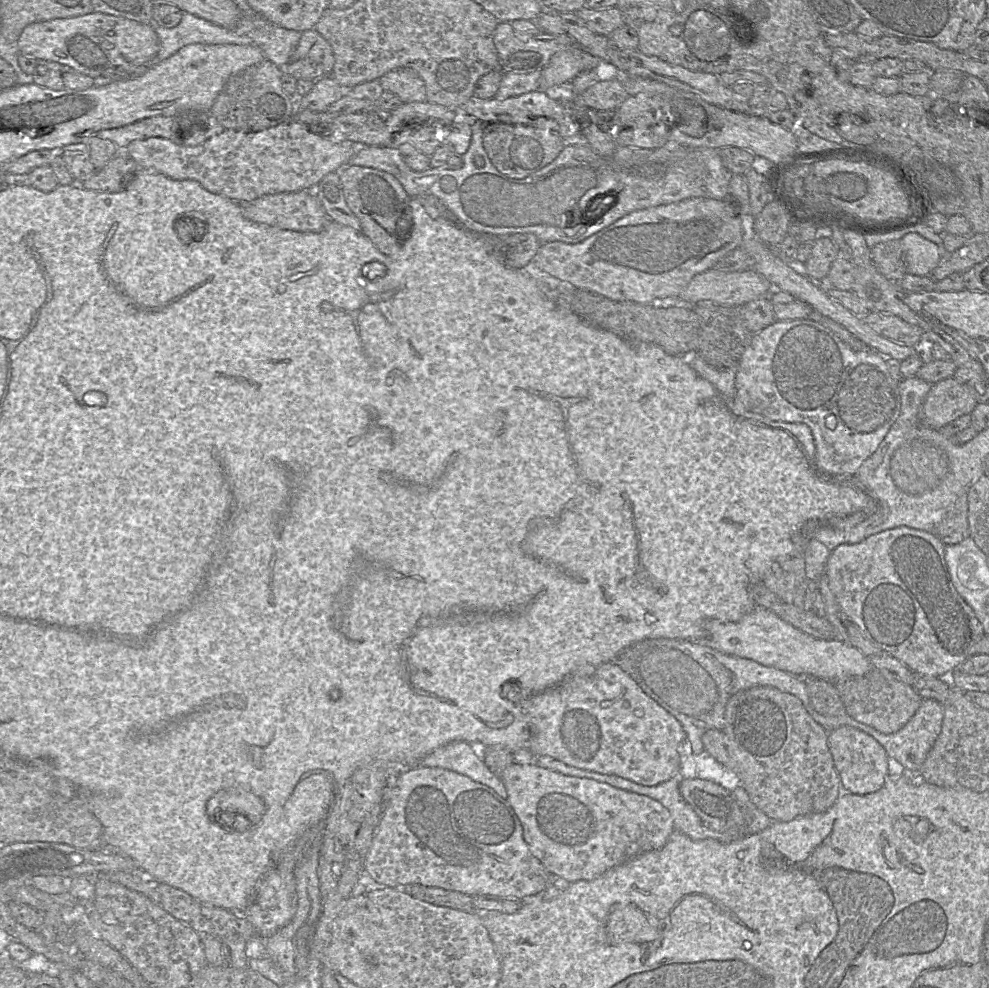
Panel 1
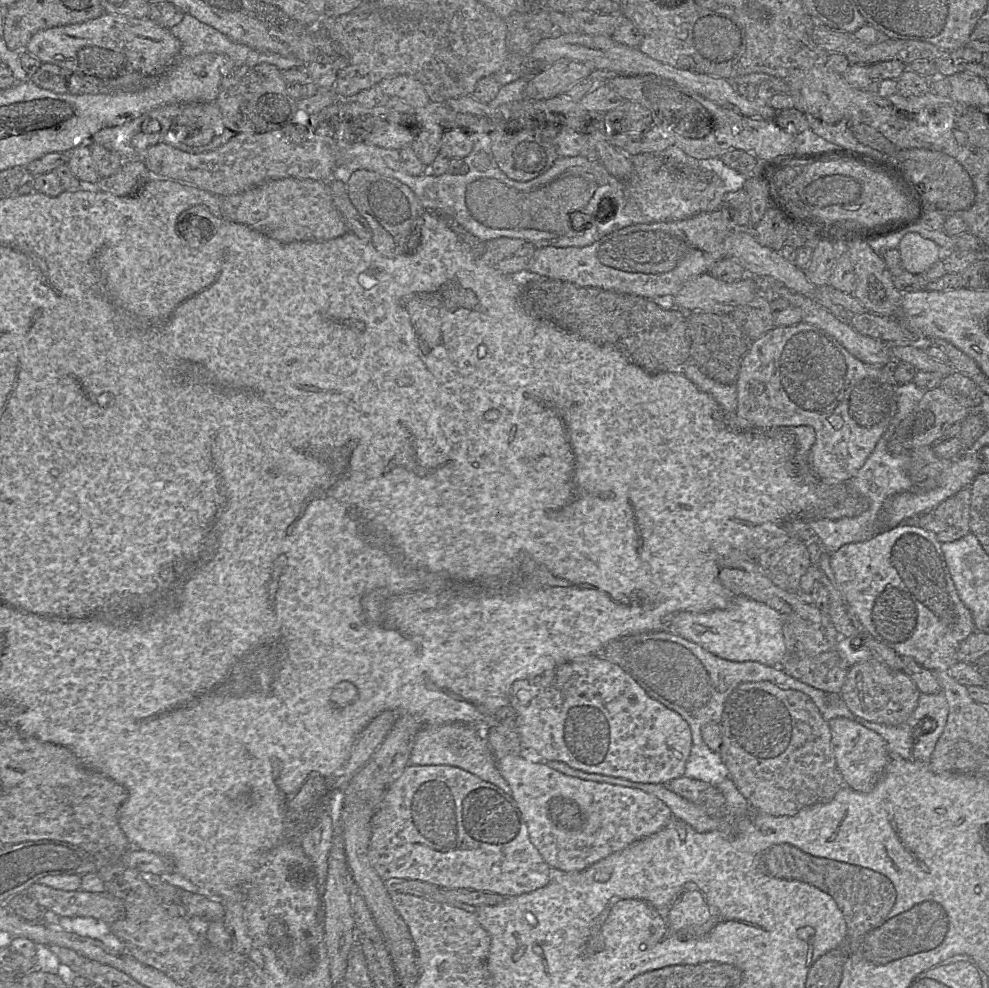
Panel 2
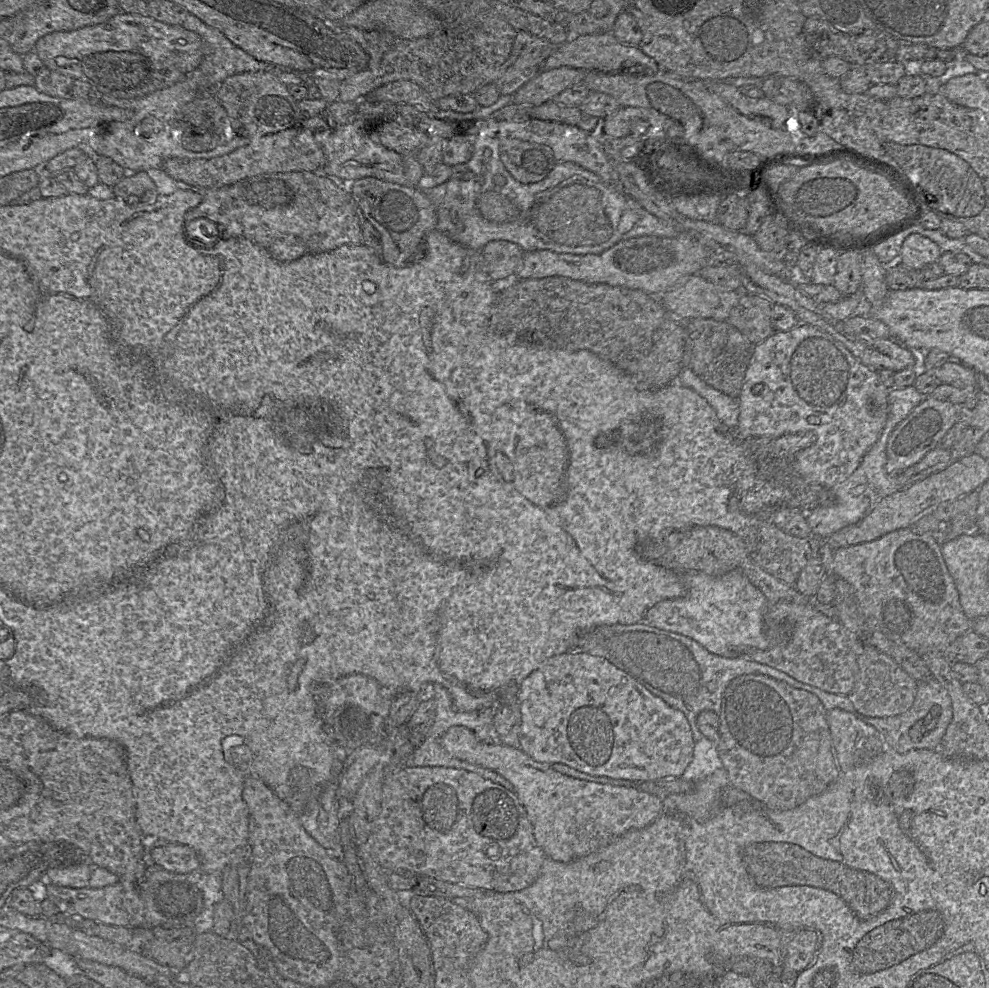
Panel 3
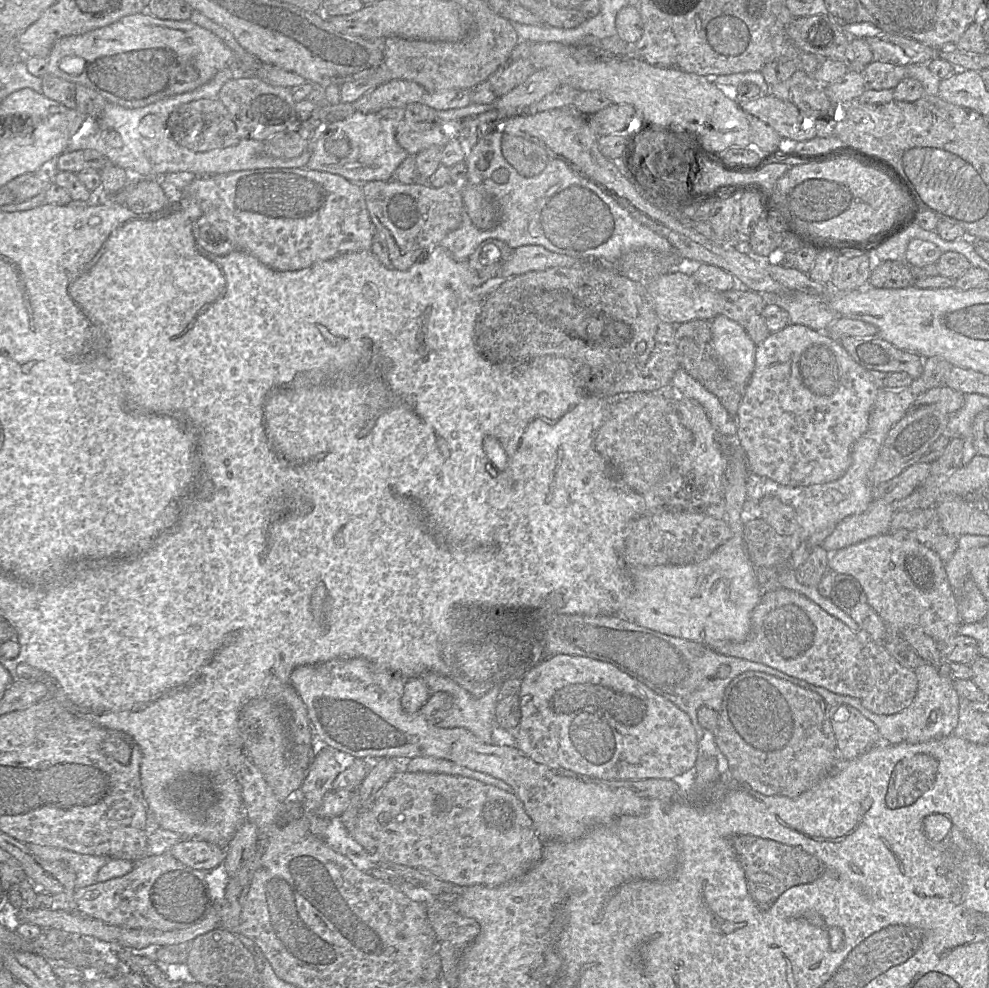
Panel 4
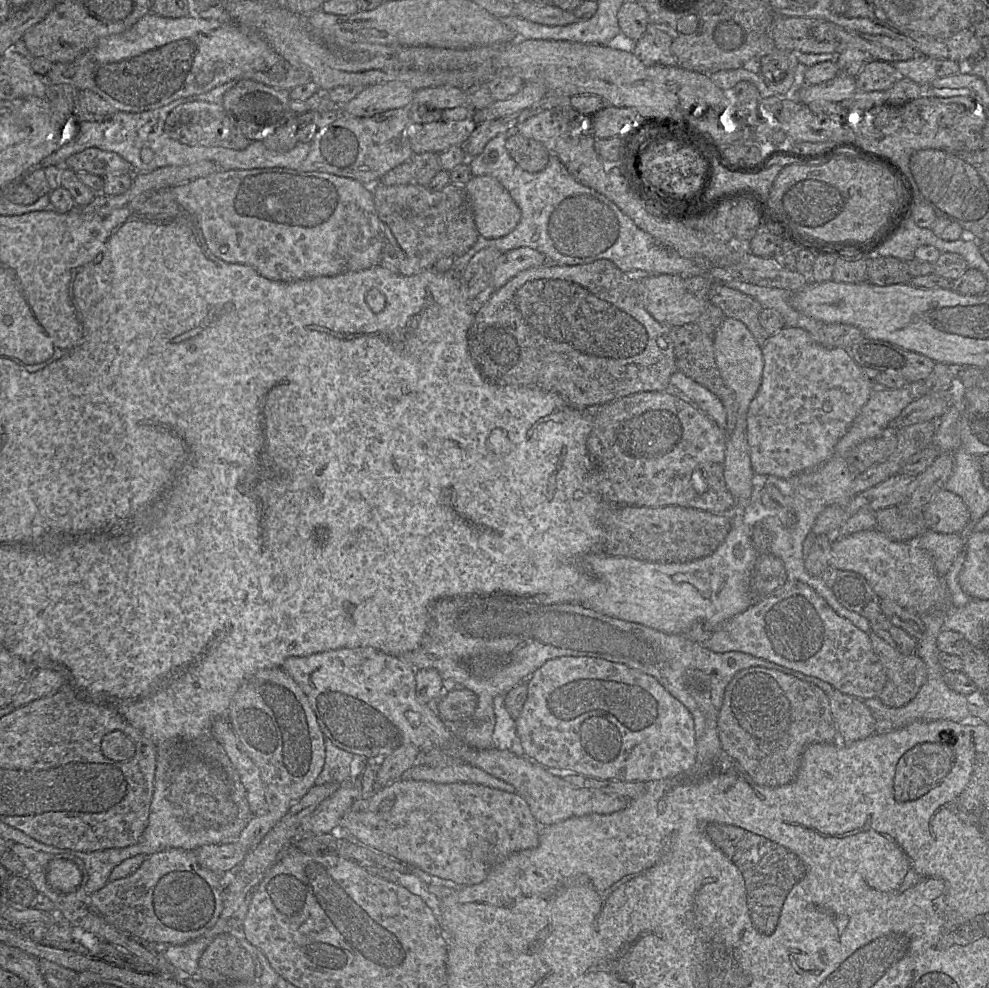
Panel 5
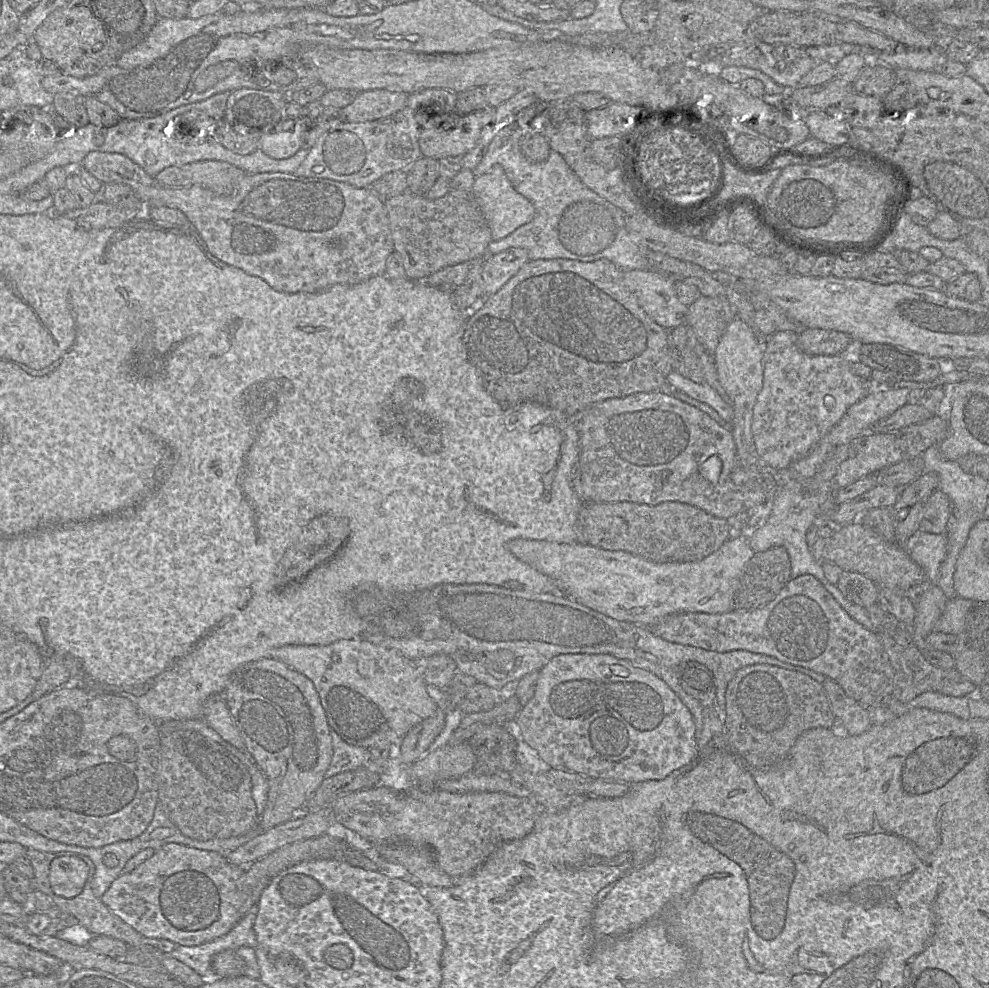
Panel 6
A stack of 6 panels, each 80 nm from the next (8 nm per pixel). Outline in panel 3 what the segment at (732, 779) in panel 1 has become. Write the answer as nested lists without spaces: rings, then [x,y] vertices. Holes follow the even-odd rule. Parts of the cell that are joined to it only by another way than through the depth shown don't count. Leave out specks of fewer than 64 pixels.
[[[702,737],[695,743],[693,758],[681,778],[695,784],[711,775],[715,770],[722,768],[717,744],[713,744],[706,737]]]

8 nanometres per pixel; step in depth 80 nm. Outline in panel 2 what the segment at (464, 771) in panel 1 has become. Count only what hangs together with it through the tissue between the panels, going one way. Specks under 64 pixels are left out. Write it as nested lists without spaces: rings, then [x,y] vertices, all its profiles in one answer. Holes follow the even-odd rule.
[[[453,723],[440,726],[425,726],[418,733],[410,757],[411,765],[447,765],[469,772],[481,780],[491,783],[507,794],[511,789],[498,771],[495,758],[489,748],[487,727]]]

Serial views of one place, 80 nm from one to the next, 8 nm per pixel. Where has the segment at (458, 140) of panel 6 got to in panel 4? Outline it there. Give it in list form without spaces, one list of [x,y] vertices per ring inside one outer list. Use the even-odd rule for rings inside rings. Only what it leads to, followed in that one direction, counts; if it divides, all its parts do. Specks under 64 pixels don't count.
[[[406,121],[398,126],[396,132],[396,141],[412,156],[433,146],[444,147],[453,137],[455,136],[445,134],[439,126],[426,130],[413,130],[412,125]]]

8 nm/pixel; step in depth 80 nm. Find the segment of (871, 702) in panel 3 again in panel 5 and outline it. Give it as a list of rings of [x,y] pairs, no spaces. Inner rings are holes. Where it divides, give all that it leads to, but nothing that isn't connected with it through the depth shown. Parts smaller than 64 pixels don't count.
[[[874,632],[869,633],[874,653],[886,676],[878,699],[886,706],[898,708],[909,703],[927,681],[927,667],[916,655],[904,655]]]

